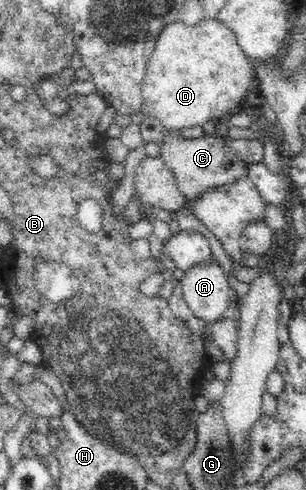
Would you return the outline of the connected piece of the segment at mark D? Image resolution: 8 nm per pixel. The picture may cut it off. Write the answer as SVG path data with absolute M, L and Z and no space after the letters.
M206 18L195 25L186 26L183 22L162 26L160 38L156 42L156 50L148 61L145 79L142 86L144 111L153 115L161 126L168 130L182 130L194 126L202 127L208 121L218 122L241 109L248 86L254 79L251 59L237 43L236 34L222 22Z

